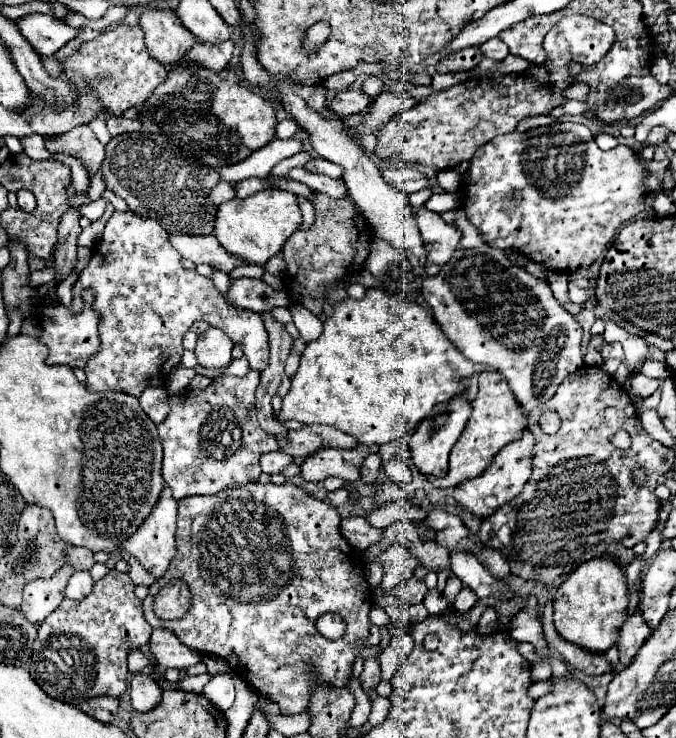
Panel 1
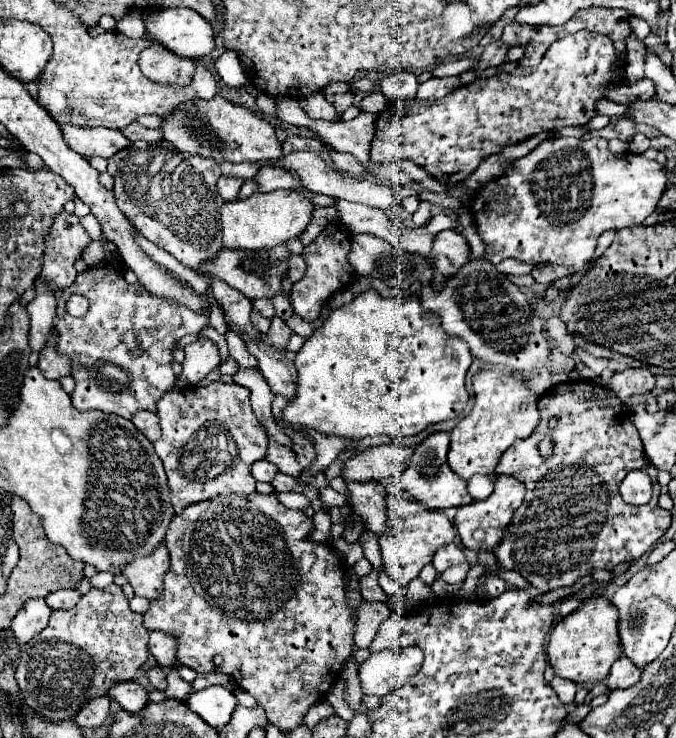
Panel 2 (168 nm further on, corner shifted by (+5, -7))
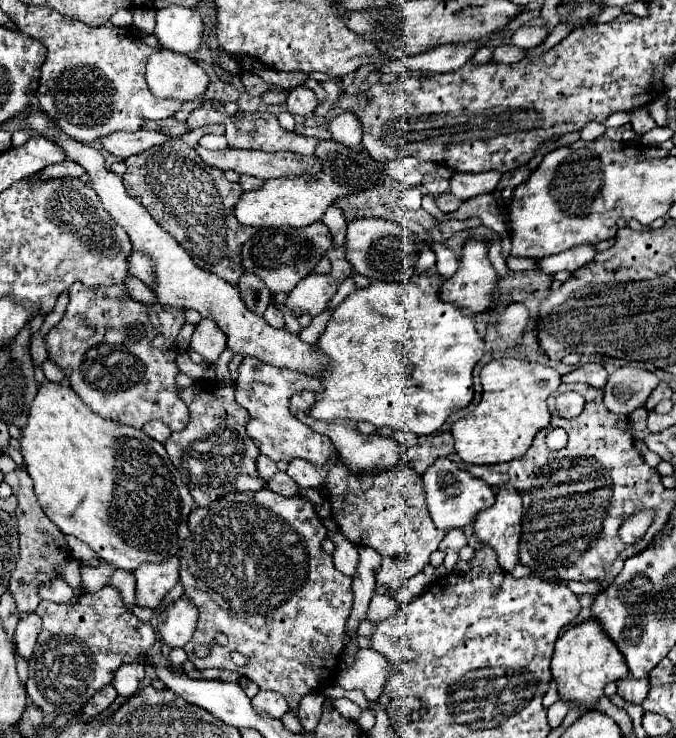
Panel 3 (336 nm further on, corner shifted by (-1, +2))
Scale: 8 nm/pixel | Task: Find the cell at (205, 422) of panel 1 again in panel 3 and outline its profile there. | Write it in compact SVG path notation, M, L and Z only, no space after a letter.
M199 380L193 386L179 390L181 400L189 408L189 424L173 432L167 438L165 450L181 472L181 480L187 484L197 506L209 506L213 500L227 492L257 492L265 486L265 480L255 468L255 460L261 454L259 444L247 436L247 410L235 402L235 384Z

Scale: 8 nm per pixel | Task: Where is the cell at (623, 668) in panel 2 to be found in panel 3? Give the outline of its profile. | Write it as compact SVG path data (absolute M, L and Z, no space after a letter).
M627 676L627 680L617 680L617 694L633 704L641 704L649 692L649 678L635 680L635 676Z

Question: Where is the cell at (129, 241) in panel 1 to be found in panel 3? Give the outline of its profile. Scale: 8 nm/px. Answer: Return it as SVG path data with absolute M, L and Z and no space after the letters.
M73 284L69 288L71 302L65 316L47 334L49 358L65 370L71 380L71 388L77 396L95 410L99 416L119 420L141 428L149 420L163 420L171 430L181 430L187 426L189 410L179 398L175 376L179 372L175 364L177 356L177 334L185 324L185 310L165 304L143 304L133 300L125 286L115 284L111 288L89 290L85 284Z

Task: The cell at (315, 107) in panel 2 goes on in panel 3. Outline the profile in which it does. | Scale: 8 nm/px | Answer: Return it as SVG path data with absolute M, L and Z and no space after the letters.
M295 86L287 98L287 112L289 114L299 114L299 116L311 116L315 114L319 102L313 90L305 86Z

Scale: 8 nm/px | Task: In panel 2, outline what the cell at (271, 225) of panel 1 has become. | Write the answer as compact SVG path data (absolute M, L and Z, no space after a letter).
M271 191L271 193L253 193L243 201L231 201L221 207L221 227L223 227L223 245L227 249L265 249L271 245L285 243L299 237L305 227L311 223L311 213L315 205L297 191Z

